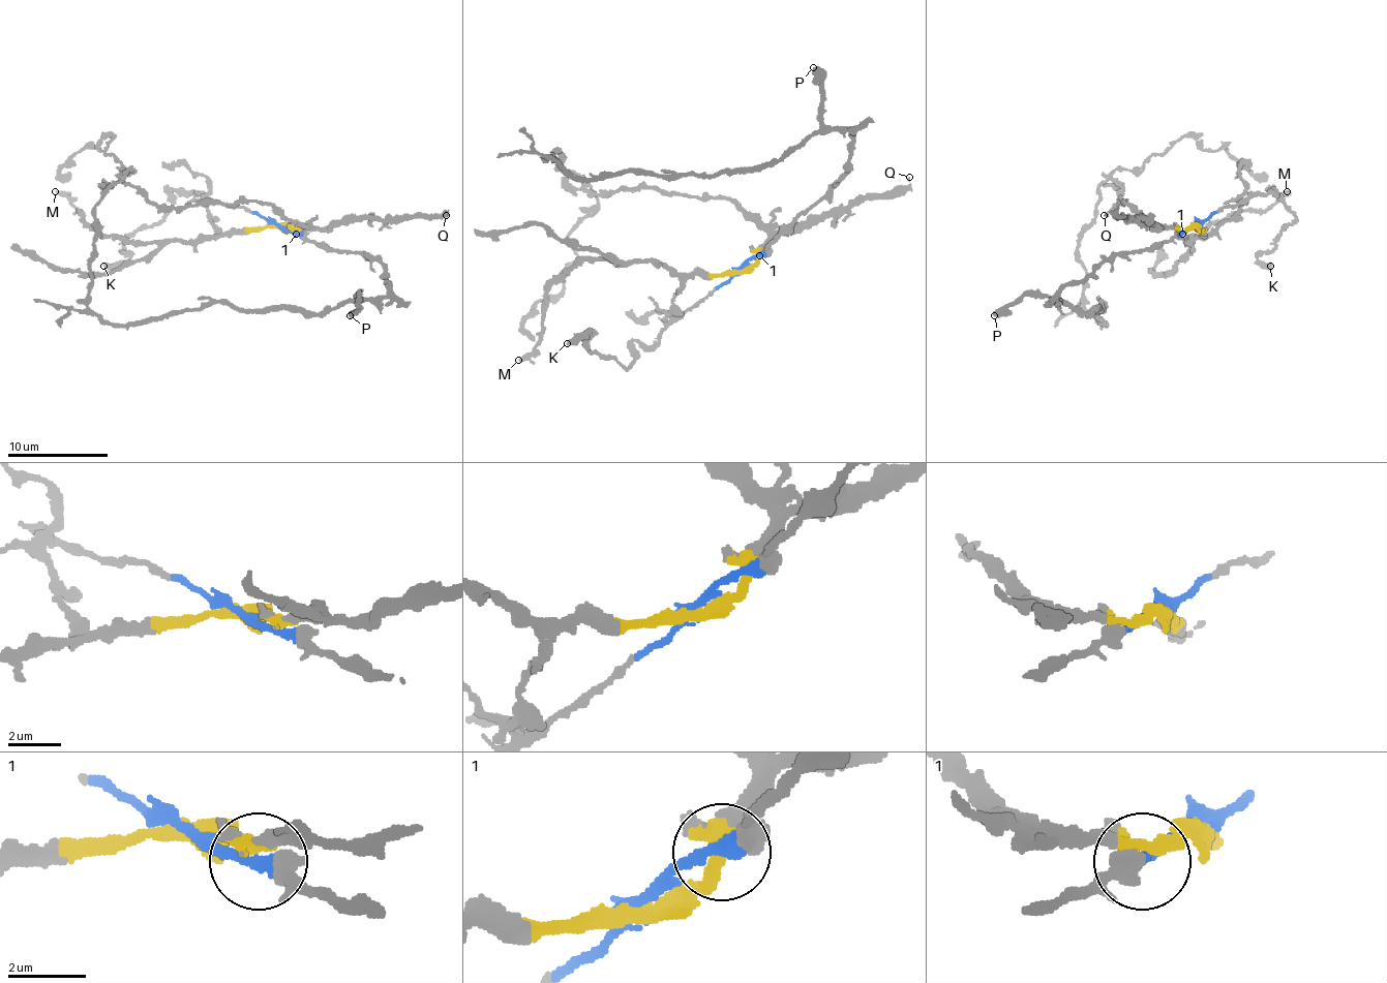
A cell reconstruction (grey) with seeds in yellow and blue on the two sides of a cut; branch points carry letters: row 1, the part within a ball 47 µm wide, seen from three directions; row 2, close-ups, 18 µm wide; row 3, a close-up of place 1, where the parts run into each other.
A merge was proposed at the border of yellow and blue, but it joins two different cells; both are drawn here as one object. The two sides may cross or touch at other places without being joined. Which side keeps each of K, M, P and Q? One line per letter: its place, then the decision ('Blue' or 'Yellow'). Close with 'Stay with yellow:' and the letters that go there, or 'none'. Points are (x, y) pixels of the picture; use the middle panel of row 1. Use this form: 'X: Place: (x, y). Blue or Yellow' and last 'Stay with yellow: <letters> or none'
K: Place: (567, 343). Blue
M: Place: (518, 360). Yellow
P: Place: (813, 67). Blue
Q: Place: (909, 177). Yellow
Stay with yellow: M, Q

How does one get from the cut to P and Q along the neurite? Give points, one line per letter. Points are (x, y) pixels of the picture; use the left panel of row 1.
P: (276, 223), (329, 248), (369, 253), (385, 271), (387, 294), (364, 299), (359, 296), (359, 306), (350, 316)
Q: (276, 223), (292, 228), (313, 228), (362, 218), (432, 218), (445, 215)

